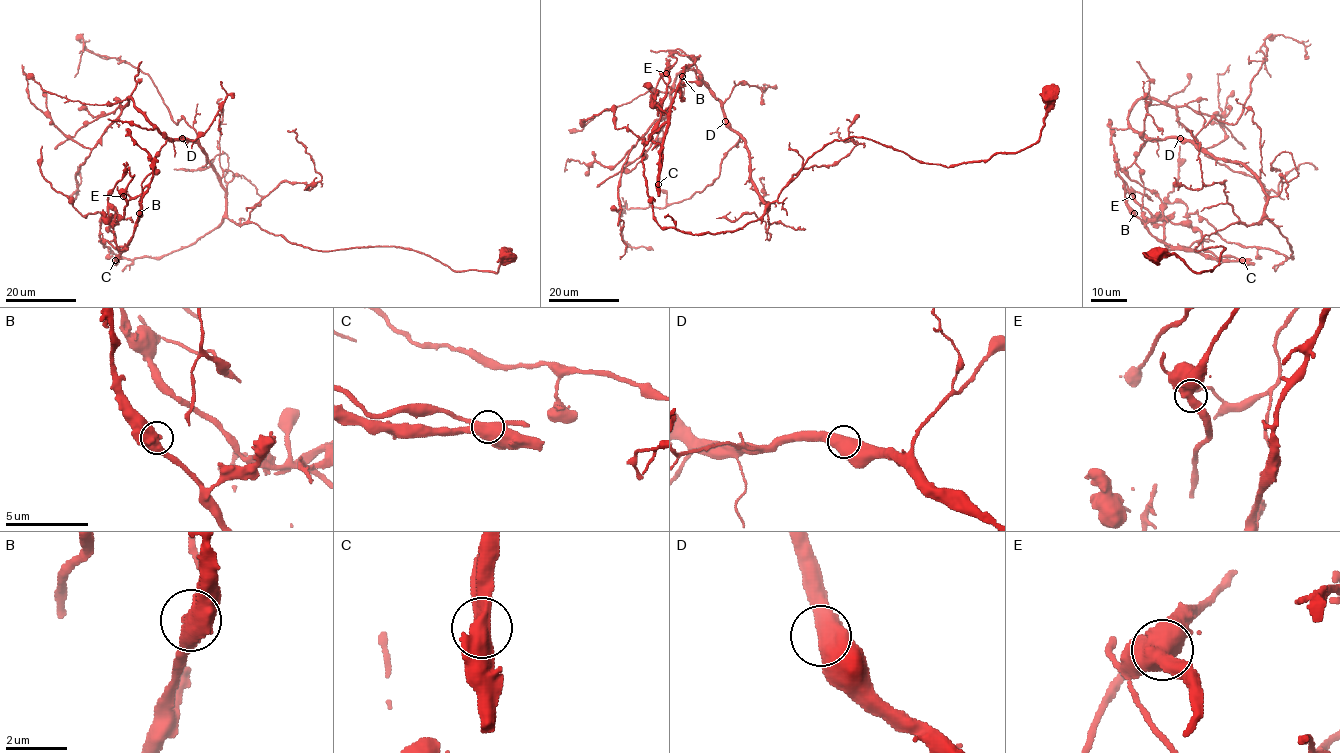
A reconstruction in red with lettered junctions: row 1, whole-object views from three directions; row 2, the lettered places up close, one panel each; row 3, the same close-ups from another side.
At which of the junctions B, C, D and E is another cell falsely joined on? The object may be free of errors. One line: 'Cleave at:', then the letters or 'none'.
Cleave at: C

